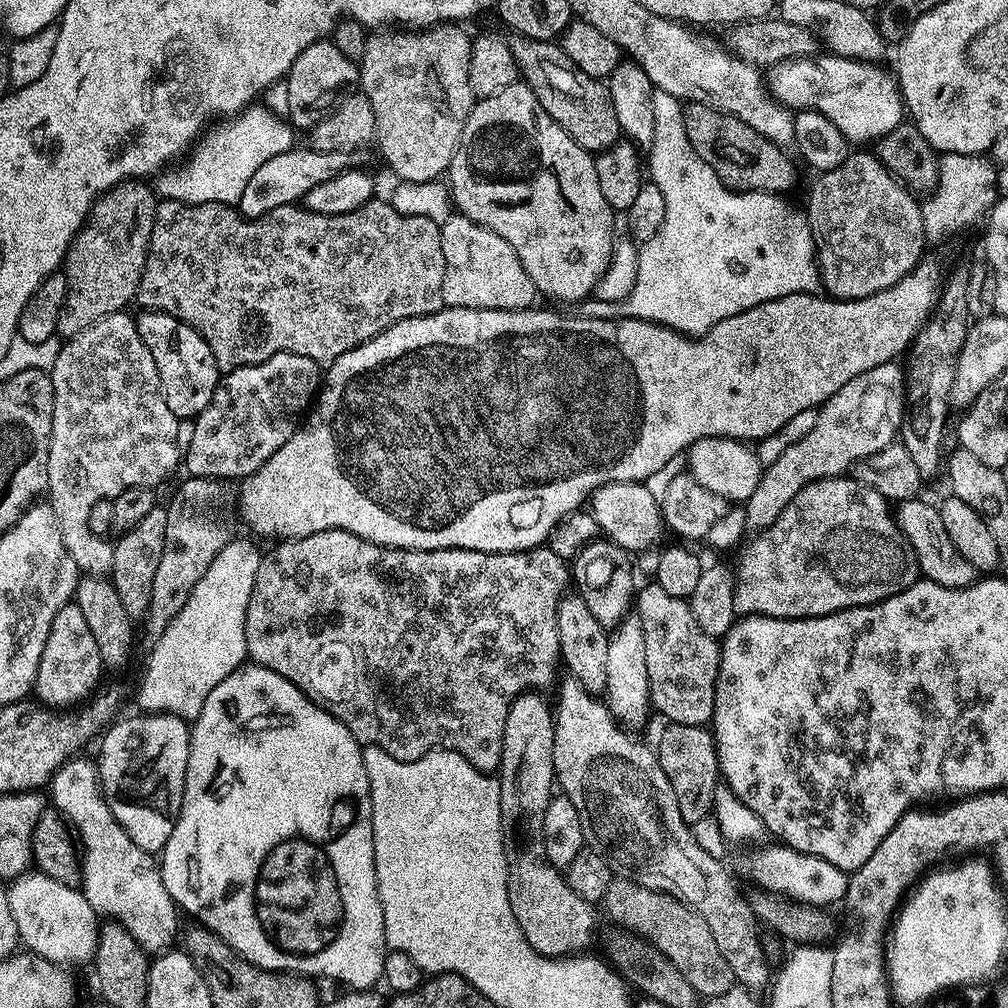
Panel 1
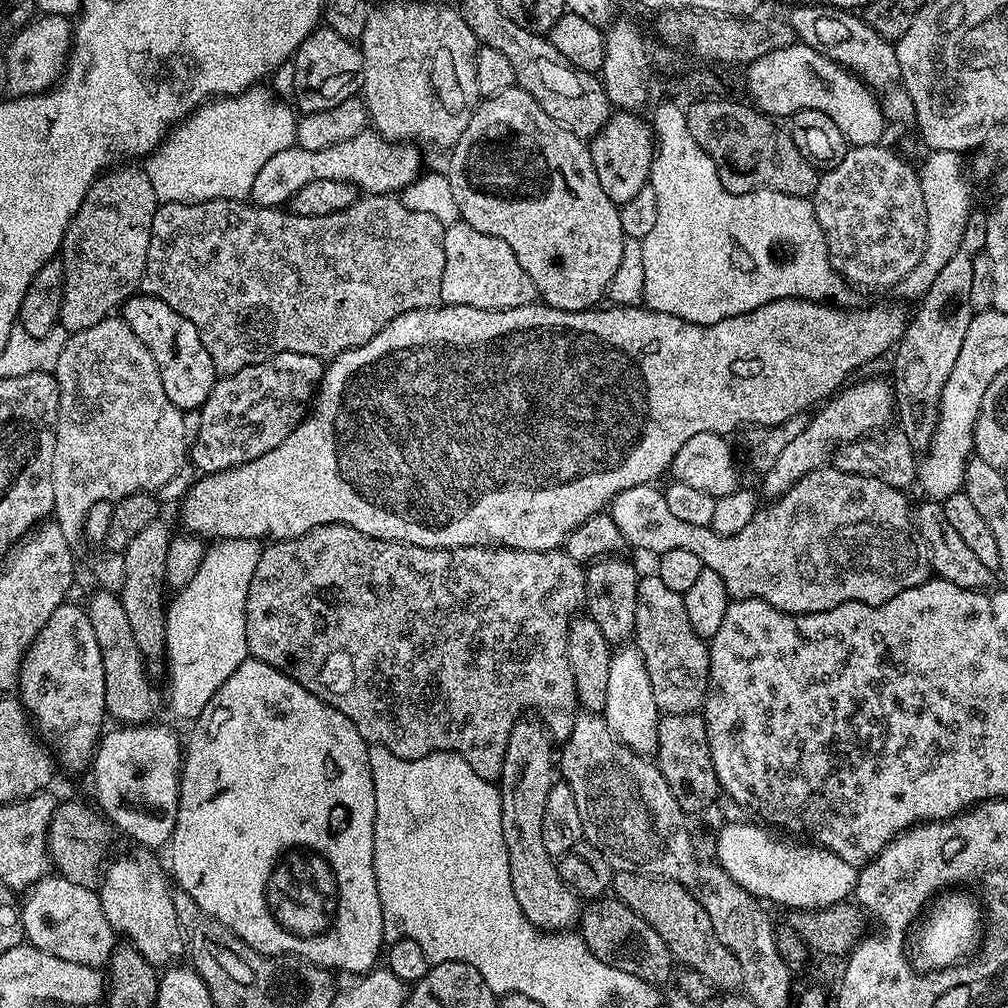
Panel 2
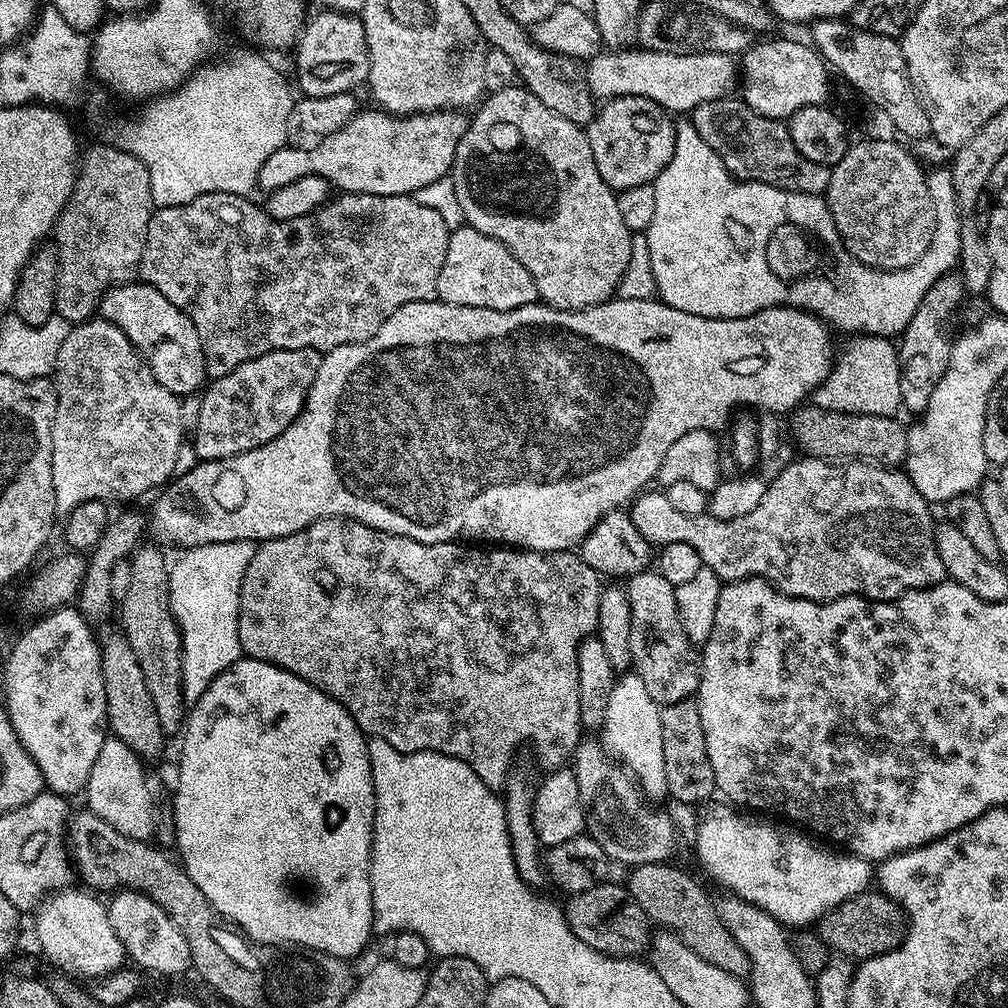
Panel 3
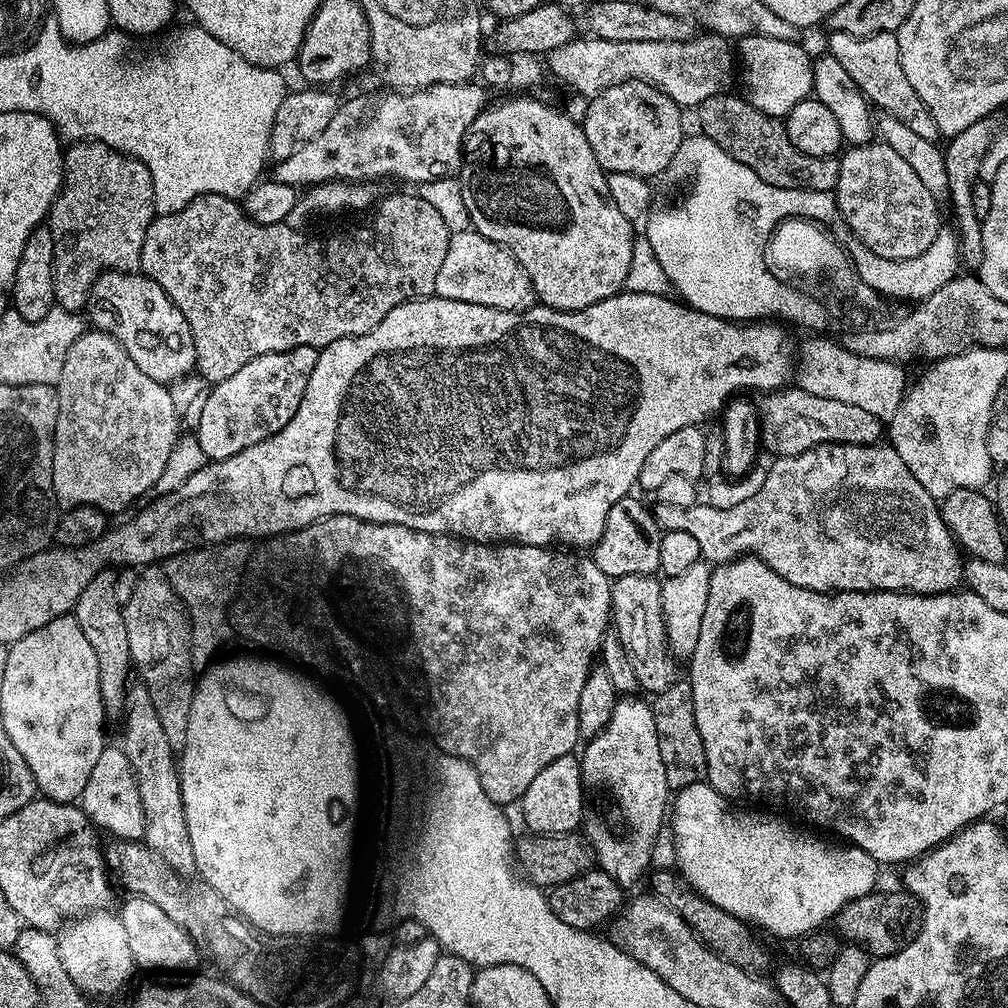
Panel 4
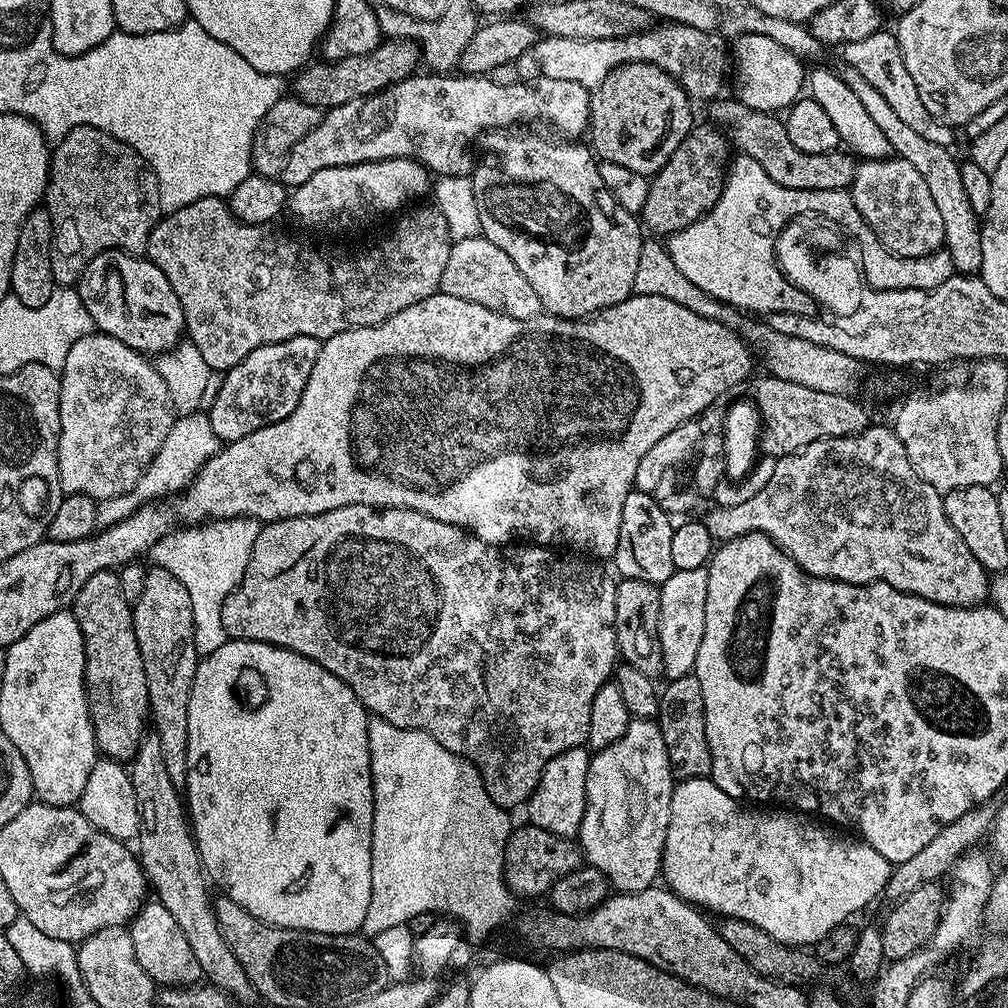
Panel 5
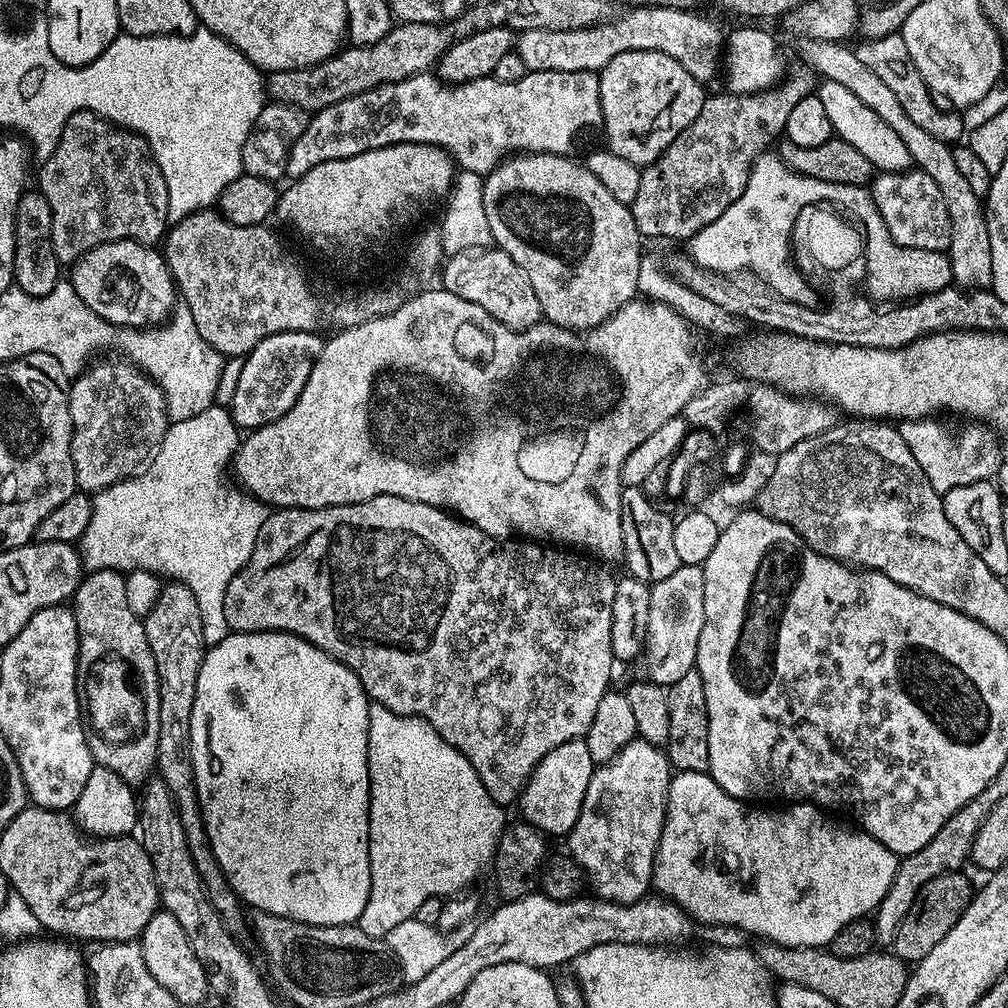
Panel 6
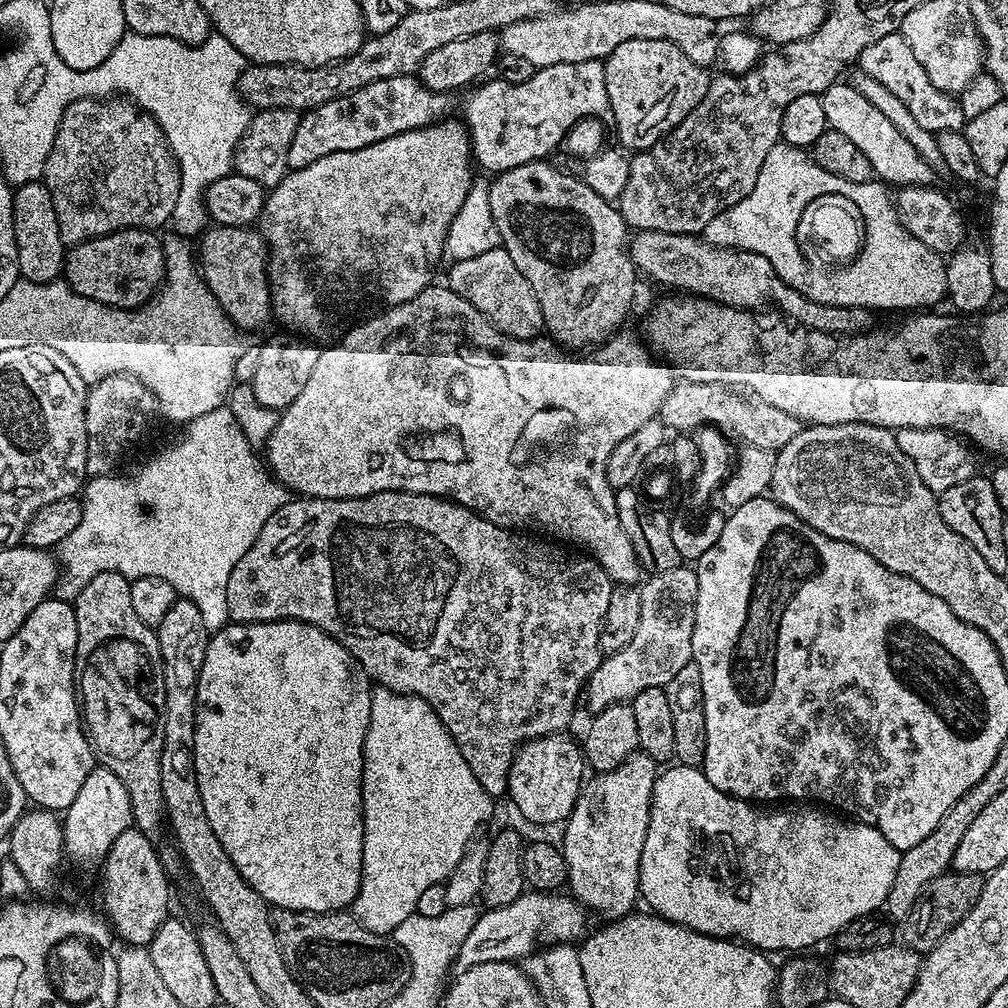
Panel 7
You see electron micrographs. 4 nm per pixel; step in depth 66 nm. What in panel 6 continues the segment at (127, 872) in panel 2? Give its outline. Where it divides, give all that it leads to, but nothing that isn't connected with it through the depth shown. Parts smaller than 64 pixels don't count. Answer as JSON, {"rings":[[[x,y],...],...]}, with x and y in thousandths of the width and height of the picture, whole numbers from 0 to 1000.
{"rings":[[[162,903],[155,904],[153,911],[149,911],[145,923],[139,928],[137,936],[145,950],[145,960],[149,962],[149,966],[153,966],[153,971],[160,978],[165,978],[169,986],[173,986],[173,990],[180,998],[198,996],[202,991],[207,991],[208,981],[204,962],[200,954],[196,954],[192,942],[188,942],[185,923],[181,923],[181,918],[177,911],[173,911],[173,907]]]}

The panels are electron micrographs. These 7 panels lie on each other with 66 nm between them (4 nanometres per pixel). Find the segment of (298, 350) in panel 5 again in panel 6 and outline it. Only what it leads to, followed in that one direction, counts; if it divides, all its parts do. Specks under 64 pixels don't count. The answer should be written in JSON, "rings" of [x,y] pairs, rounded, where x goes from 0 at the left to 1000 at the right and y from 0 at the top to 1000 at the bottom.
{"rings":[[[284,328],[262,335],[241,356],[230,391],[230,417],[240,427],[253,427],[287,409],[303,386],[304,376],[311,369],[312,359],[321,346],[316,330]]]}

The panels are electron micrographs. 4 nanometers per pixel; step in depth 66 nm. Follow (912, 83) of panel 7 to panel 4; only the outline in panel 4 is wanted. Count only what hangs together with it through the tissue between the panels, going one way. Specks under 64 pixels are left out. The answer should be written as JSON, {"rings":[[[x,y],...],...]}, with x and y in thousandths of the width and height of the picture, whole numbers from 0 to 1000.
{"rings":[[[822,31],[820,35],[820,55],[829,58],[832,64],[843,73],[862,104],[869,106],[870,103],[874,112],[891,117],[891,121],[903,125],[903,129],[907,129],[907,133],[912,133],[915,137],[927,140],[934,138],[927,117],[915,97],[911,97],[907,85],[903,85],[899,69],[895,69],[895,58],[891,54],[891,38],[888,34],[876,32],[866,36],[844,36],[838,32]]]}

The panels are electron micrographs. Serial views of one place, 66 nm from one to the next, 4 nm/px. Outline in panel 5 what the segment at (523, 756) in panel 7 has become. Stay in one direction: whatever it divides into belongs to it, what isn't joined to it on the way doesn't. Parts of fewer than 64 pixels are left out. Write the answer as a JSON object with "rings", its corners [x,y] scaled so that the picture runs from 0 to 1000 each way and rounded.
{"rings":[[[576,740],[562,744],[544,755],[522,799],[523,813],[527,817],[551,829],[567,831],[574,826],[577,808],[581,804],[581,768],[584,753],[584,743]]]}

